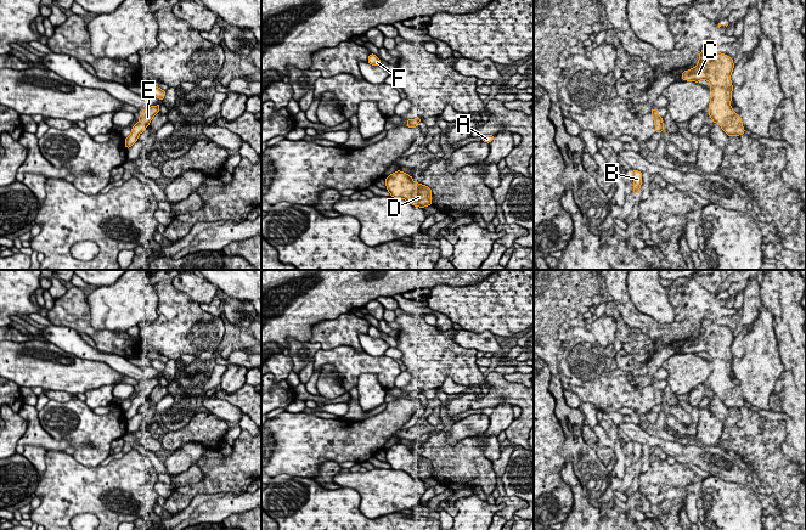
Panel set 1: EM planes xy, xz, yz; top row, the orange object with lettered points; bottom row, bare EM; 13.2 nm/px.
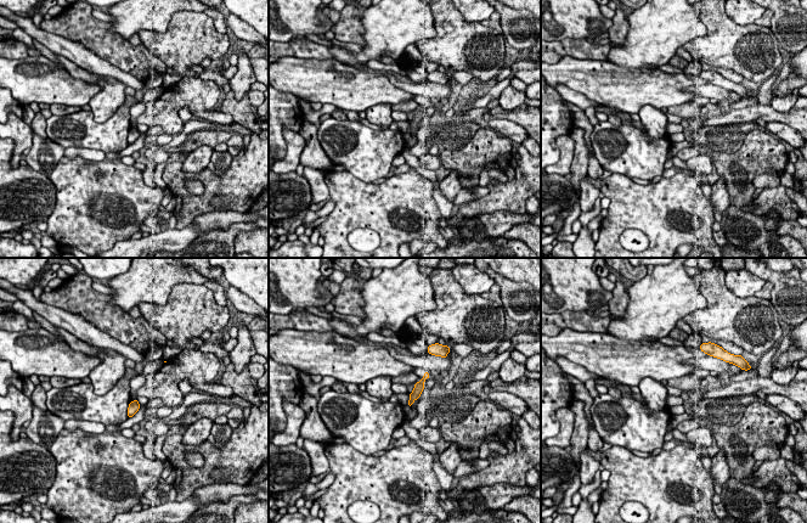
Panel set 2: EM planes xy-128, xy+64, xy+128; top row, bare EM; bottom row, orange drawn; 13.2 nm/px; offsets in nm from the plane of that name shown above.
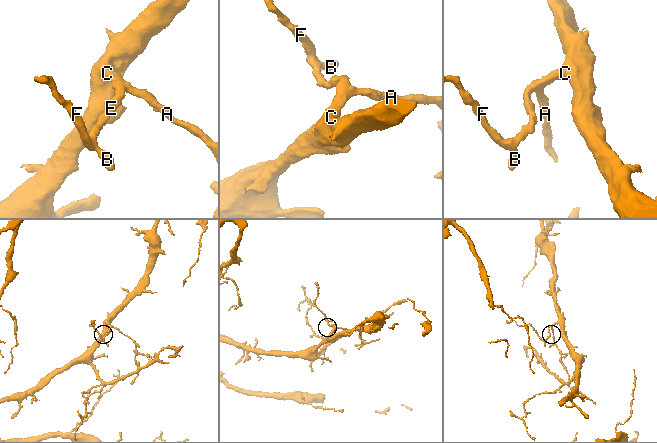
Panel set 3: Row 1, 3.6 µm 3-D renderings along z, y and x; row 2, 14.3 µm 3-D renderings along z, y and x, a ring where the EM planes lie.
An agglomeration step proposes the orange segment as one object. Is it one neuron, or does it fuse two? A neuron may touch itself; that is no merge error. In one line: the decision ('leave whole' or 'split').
leave whole

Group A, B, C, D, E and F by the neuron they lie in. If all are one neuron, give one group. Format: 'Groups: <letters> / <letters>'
Groups: A B C D E F

